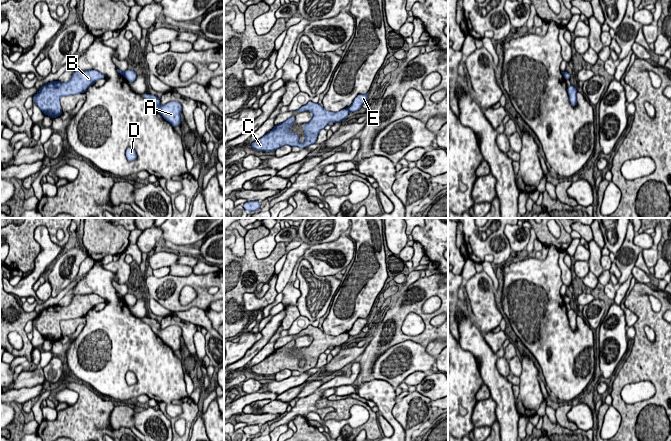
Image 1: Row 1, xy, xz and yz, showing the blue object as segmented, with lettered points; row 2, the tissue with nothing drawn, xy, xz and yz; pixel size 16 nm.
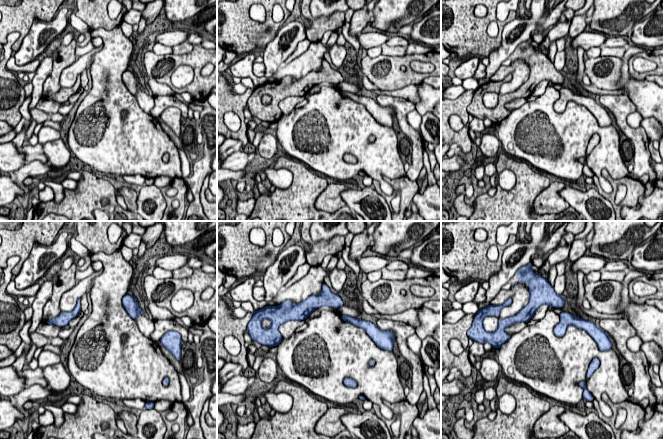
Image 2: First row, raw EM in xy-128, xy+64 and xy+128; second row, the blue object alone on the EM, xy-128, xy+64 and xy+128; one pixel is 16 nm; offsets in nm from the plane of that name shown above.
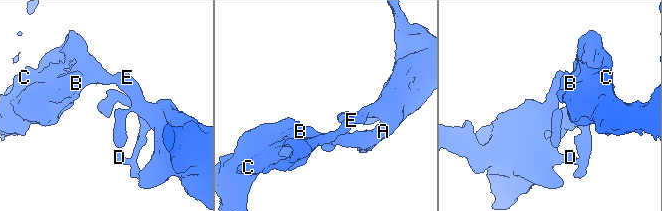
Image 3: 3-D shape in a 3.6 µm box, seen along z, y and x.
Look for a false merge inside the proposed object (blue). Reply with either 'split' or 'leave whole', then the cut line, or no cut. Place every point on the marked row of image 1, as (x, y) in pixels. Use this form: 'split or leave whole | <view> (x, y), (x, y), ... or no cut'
split | xz (347, 108), (349, 110)

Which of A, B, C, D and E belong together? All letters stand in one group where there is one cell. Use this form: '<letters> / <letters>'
A D E / B C

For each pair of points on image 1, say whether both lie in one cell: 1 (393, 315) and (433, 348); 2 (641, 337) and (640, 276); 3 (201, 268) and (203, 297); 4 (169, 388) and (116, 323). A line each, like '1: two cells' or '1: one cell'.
1: two cells
2: two cells
3: two cells
4: one cell

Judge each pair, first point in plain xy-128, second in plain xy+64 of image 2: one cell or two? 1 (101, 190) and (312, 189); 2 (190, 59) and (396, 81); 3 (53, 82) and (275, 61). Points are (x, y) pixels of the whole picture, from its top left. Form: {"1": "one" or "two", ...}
{"1": "one", "2": "one", "3": "one"}

